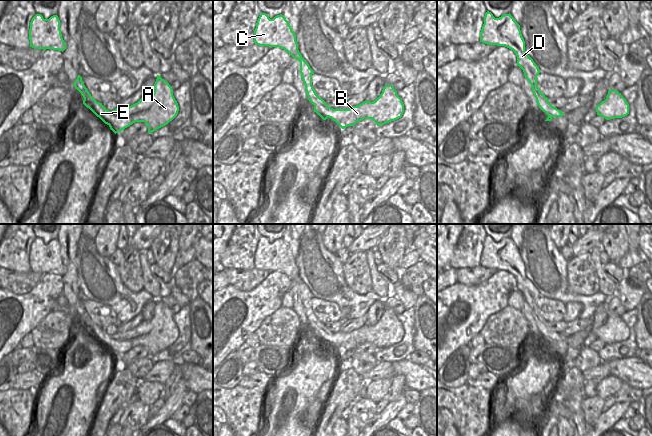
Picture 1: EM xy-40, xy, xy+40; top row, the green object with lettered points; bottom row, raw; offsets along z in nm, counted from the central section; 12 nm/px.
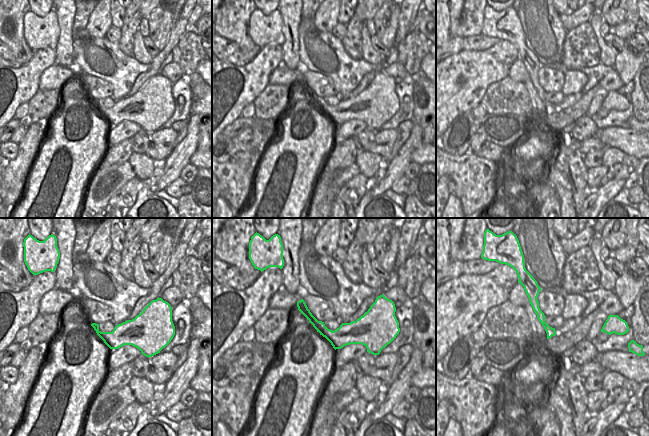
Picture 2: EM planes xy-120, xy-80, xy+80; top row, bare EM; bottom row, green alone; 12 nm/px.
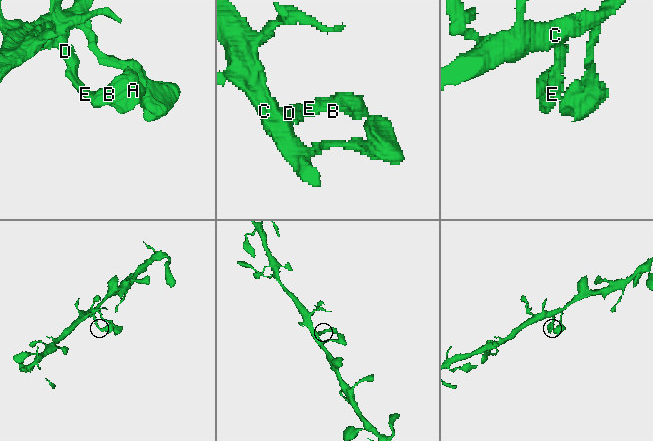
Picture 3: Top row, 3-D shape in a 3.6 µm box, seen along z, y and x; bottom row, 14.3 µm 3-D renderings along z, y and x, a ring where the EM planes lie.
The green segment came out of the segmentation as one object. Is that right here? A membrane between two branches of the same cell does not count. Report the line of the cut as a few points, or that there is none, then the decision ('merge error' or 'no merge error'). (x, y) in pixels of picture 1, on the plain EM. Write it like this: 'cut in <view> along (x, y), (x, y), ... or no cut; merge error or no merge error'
no cut; no merge error

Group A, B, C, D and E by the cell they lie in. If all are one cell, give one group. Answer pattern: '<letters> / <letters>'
A B C D E

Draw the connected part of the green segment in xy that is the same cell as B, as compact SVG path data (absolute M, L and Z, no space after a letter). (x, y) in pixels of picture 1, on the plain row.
M261 237L254 254L254 267L259 270L279 271L287 275L300 286L301 302L305 309L308 324L314 329L316 336L323 344L328 341L334 344L342 353L354 350L363 343L372 343L377 350L384 349L402 341L404 328L392 309L385 309L380 320L373 326L364 325L349 333L333 333L320 322L313 310L313 294L298 274L296 258L286 242L280 238L270 243L266 237Z

